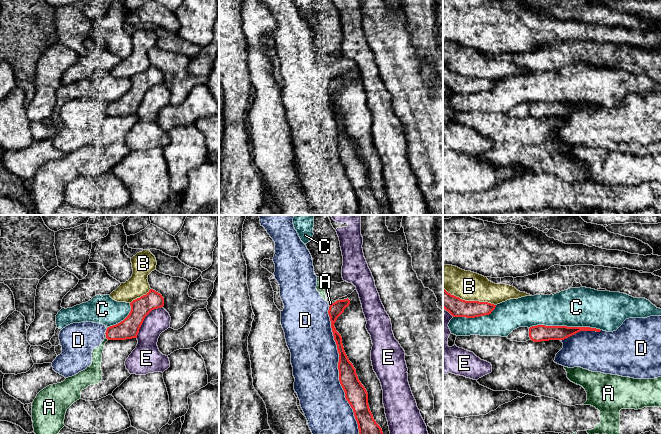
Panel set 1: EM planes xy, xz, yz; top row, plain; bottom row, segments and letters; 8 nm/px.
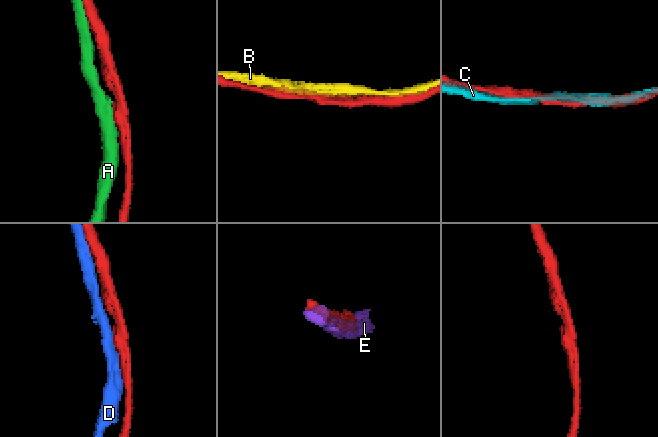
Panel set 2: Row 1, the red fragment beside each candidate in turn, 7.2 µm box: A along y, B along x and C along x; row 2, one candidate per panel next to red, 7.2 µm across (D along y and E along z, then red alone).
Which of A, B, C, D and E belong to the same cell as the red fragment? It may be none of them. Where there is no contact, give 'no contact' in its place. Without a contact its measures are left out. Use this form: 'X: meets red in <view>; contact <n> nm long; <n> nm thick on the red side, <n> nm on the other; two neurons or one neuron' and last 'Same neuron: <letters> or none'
A: meets red in xz; contact 90 nm long; 110 nm thick on the red side, 20 nm on the other; two neurons
B: meets red in yz; contact 440 nm long; 150 nm thick on the red side, 240 nm on the other; two neurons
C: meets red in yz; contact 600 nm long; 130 nm thick on the red side, 320 nm on the other; two neurons
D: meets red in xz; contact 1050 nm long; 180 nm thick on the red side, 380 nm on the other; two neurons
E: meets red in xy; contact 340 nm long; 160 nm thick on the red side, 190 nm on the other; two neurons
Same neuron: none

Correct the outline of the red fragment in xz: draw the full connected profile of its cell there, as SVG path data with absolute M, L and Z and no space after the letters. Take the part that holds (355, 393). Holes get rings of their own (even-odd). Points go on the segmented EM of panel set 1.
M337 300L329 306L328 314L334 340L339 353L339 381L345 392L345 398L353 409L358 424L359 434L383 434L381 427L376 423L368 404L368 393L356 374L356 369L349 361L342 344L342 337L336 331L334 323L348 307L350 300Z

